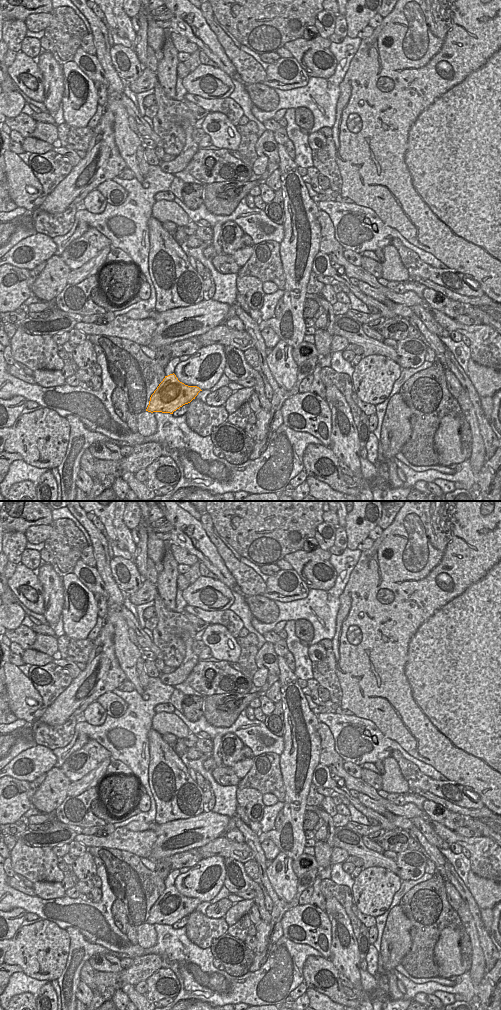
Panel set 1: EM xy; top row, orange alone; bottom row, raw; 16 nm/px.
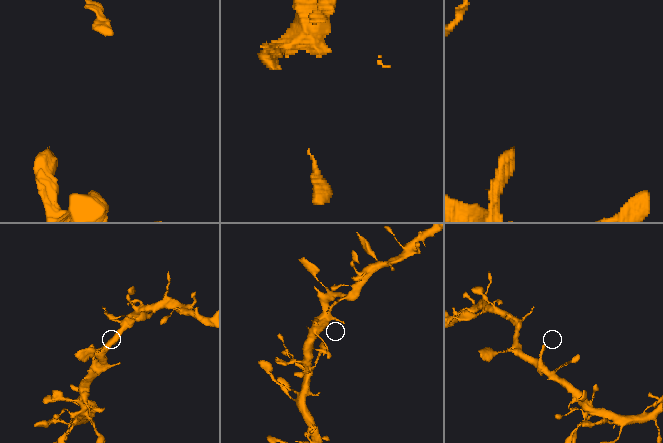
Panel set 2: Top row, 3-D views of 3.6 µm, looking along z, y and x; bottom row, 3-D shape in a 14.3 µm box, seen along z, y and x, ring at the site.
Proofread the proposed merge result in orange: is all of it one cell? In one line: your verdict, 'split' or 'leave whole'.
leave whole

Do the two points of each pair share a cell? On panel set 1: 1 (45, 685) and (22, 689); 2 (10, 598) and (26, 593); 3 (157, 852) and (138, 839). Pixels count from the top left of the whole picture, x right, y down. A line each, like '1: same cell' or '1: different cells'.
1: different cells
2: different cells
3: different cells

